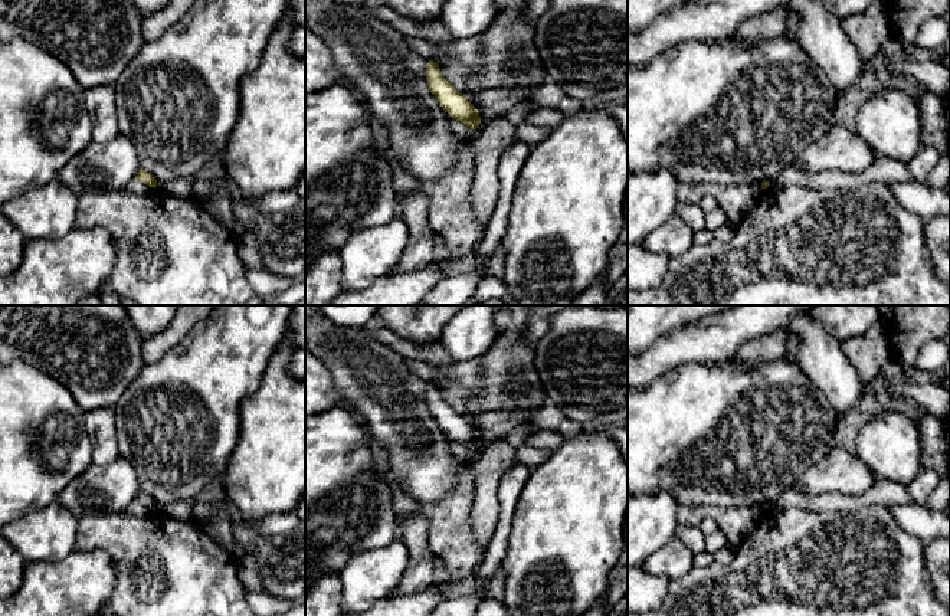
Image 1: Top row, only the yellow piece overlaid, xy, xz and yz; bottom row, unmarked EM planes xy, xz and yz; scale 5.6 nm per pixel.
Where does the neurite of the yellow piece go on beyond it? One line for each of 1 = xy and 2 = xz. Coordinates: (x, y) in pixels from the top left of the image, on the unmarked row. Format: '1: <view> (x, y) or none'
1: none
2: none

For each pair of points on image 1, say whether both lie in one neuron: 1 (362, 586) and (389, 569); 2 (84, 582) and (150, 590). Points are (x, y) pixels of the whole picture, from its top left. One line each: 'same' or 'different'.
1: same
2: different

